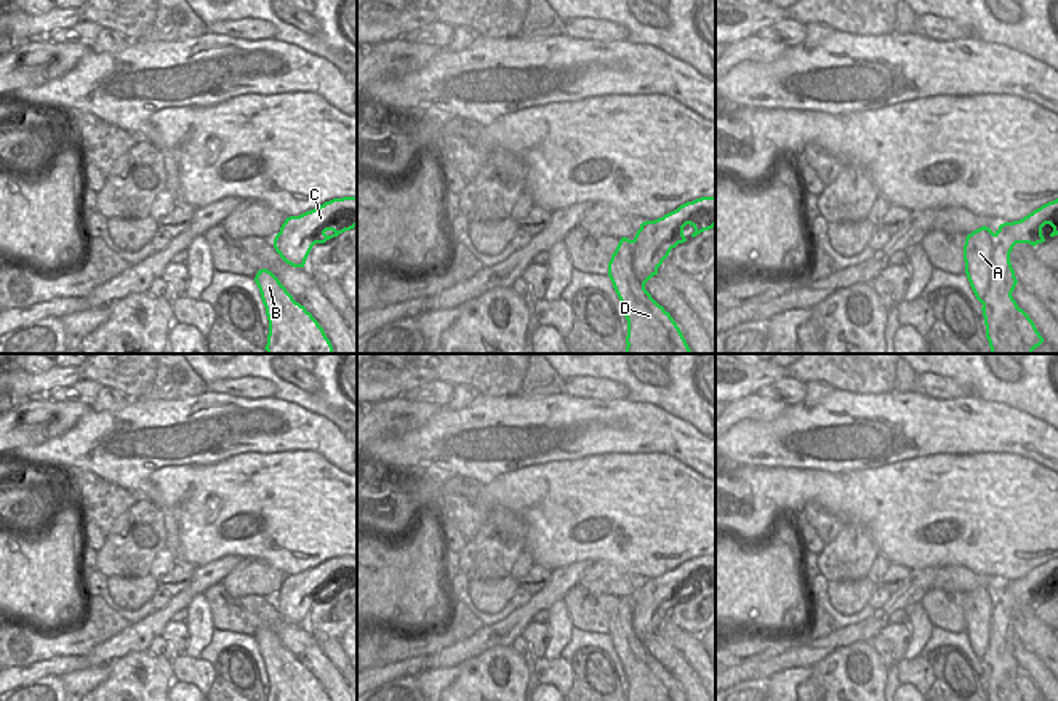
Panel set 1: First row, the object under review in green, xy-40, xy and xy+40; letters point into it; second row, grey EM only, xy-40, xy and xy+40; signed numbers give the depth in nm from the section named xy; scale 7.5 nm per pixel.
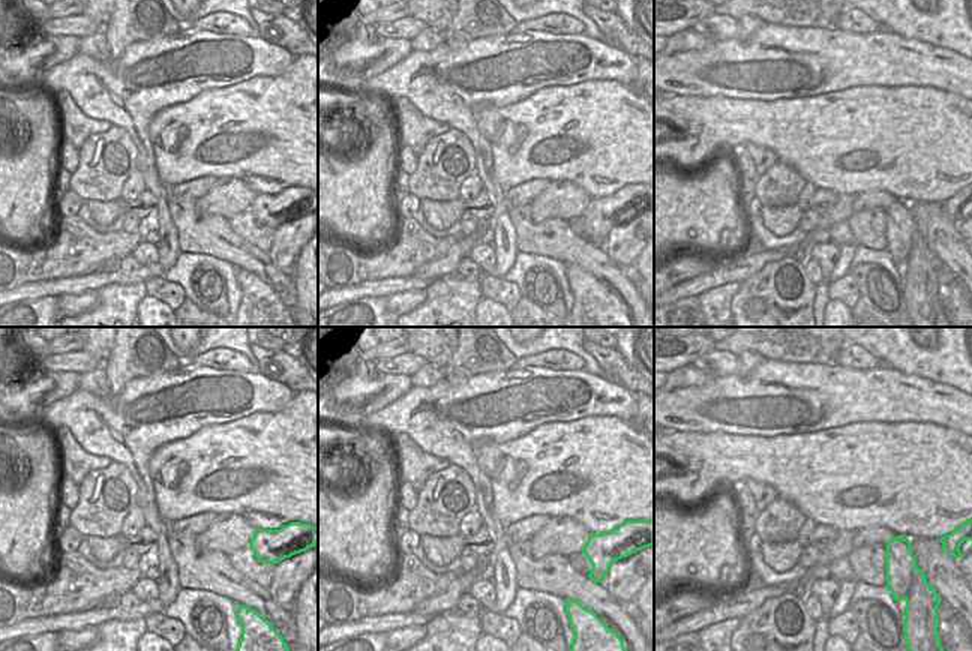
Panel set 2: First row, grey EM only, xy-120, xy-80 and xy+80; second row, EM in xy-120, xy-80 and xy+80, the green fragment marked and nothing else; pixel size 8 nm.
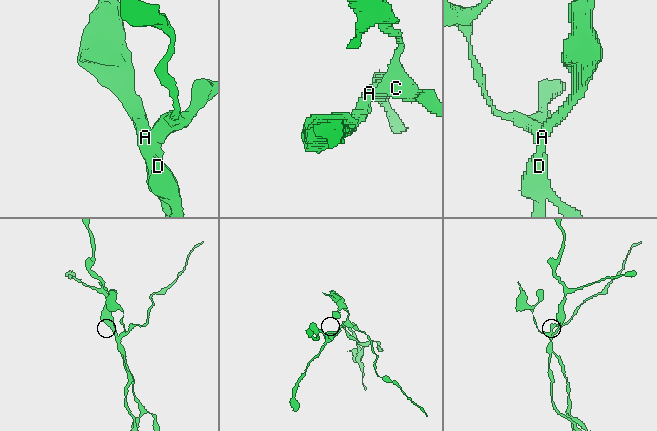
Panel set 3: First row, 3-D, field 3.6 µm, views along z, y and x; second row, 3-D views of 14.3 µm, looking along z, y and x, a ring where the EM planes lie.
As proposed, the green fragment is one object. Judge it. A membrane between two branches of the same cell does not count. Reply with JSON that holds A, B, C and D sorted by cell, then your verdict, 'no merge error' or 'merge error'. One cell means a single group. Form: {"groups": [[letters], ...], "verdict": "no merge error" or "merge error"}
{"groups": [["A", "B", "D"], ["C"]], "verdict": "merge error"}

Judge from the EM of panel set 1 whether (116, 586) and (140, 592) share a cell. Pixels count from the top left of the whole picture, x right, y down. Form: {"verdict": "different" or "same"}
{"verdict": "same"}

